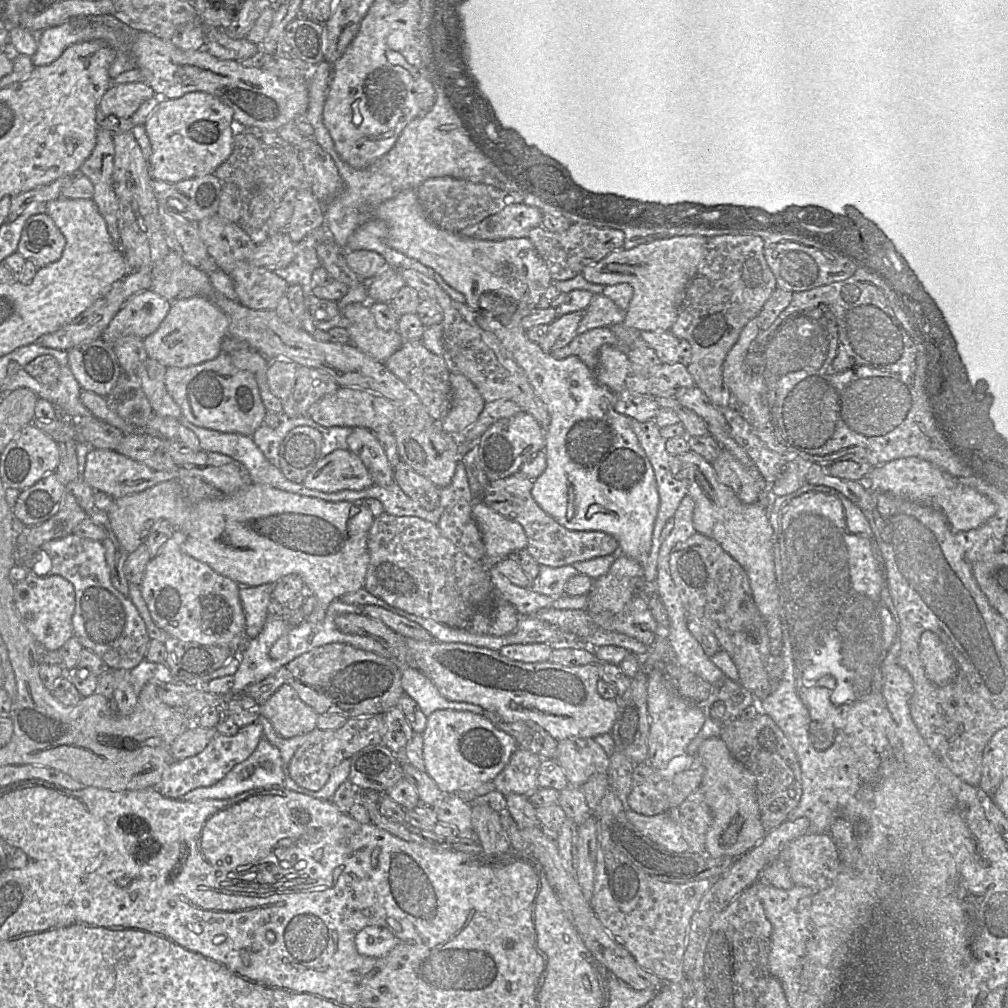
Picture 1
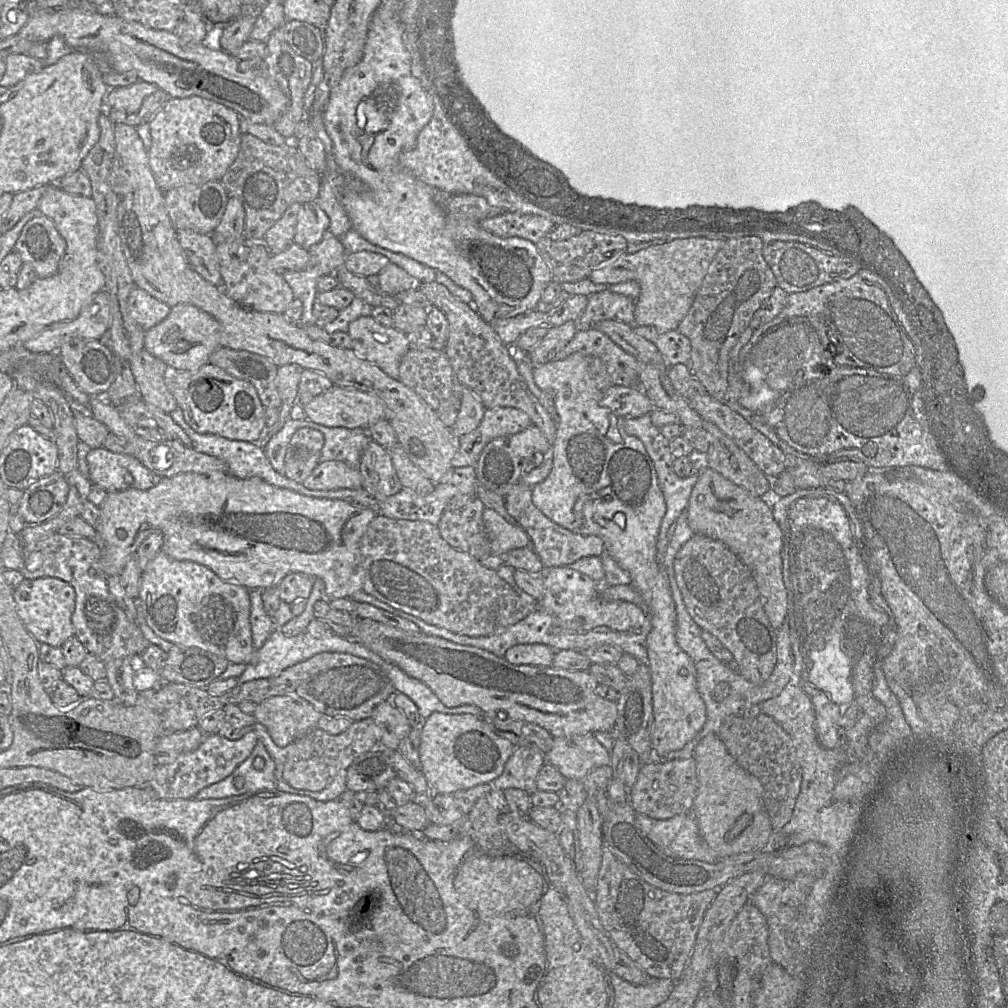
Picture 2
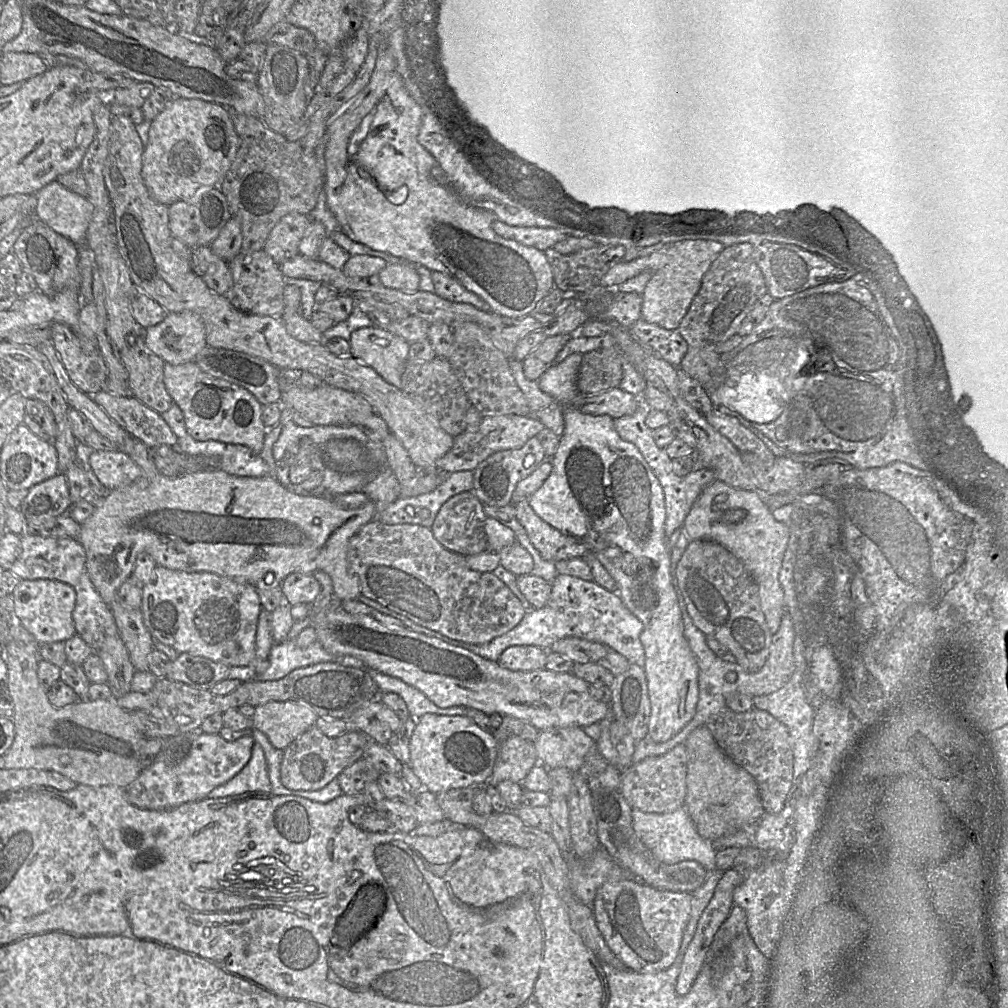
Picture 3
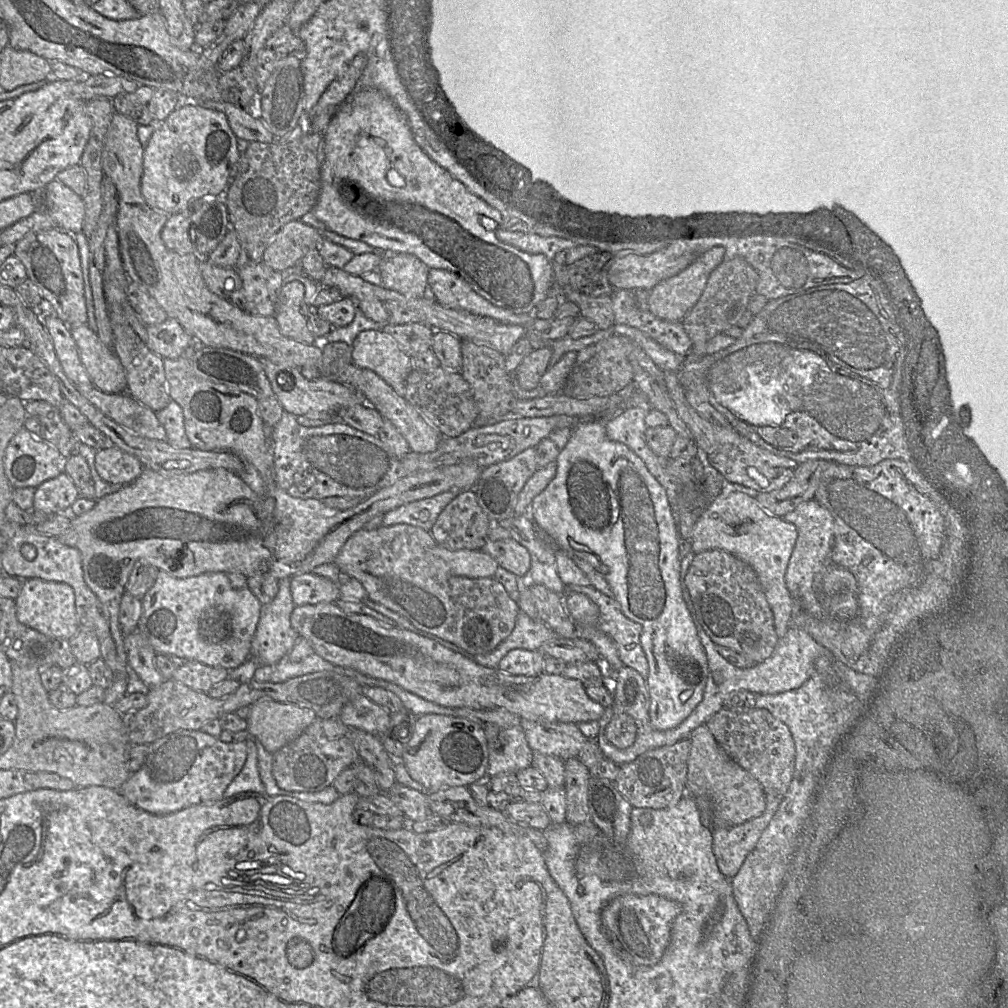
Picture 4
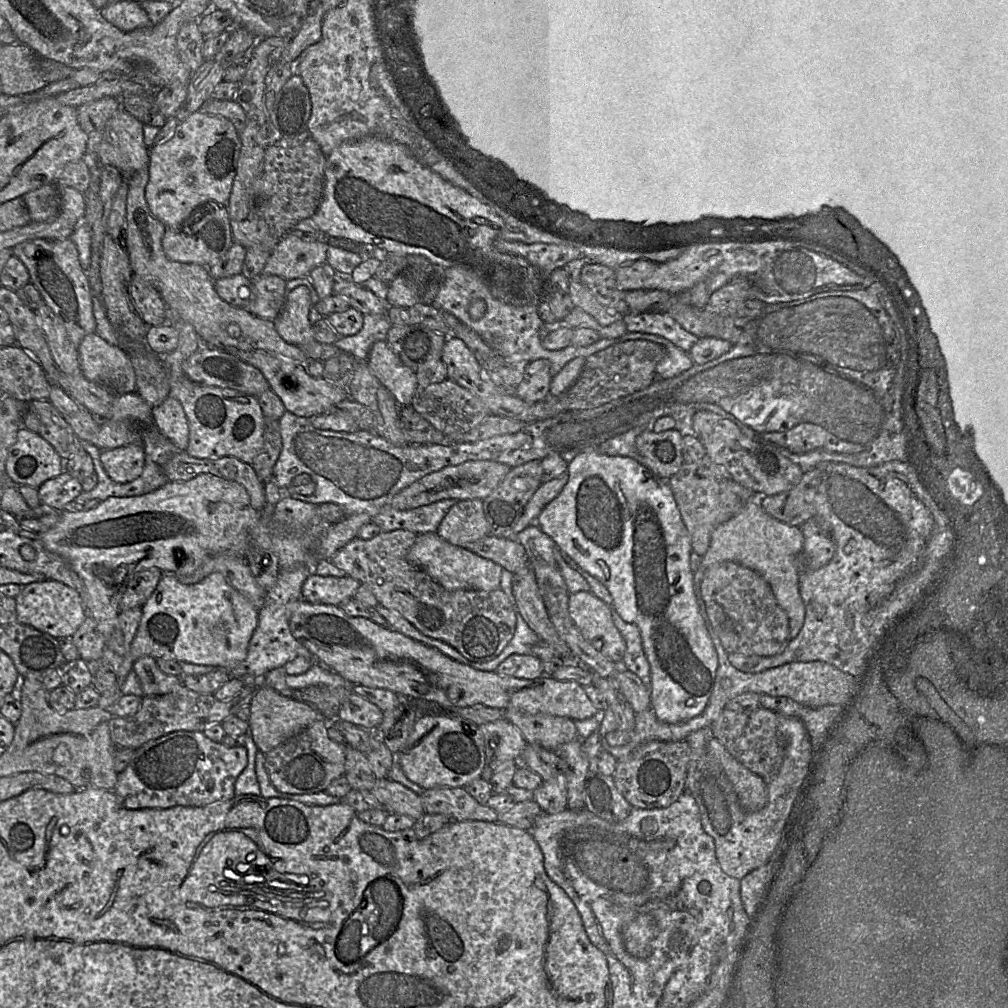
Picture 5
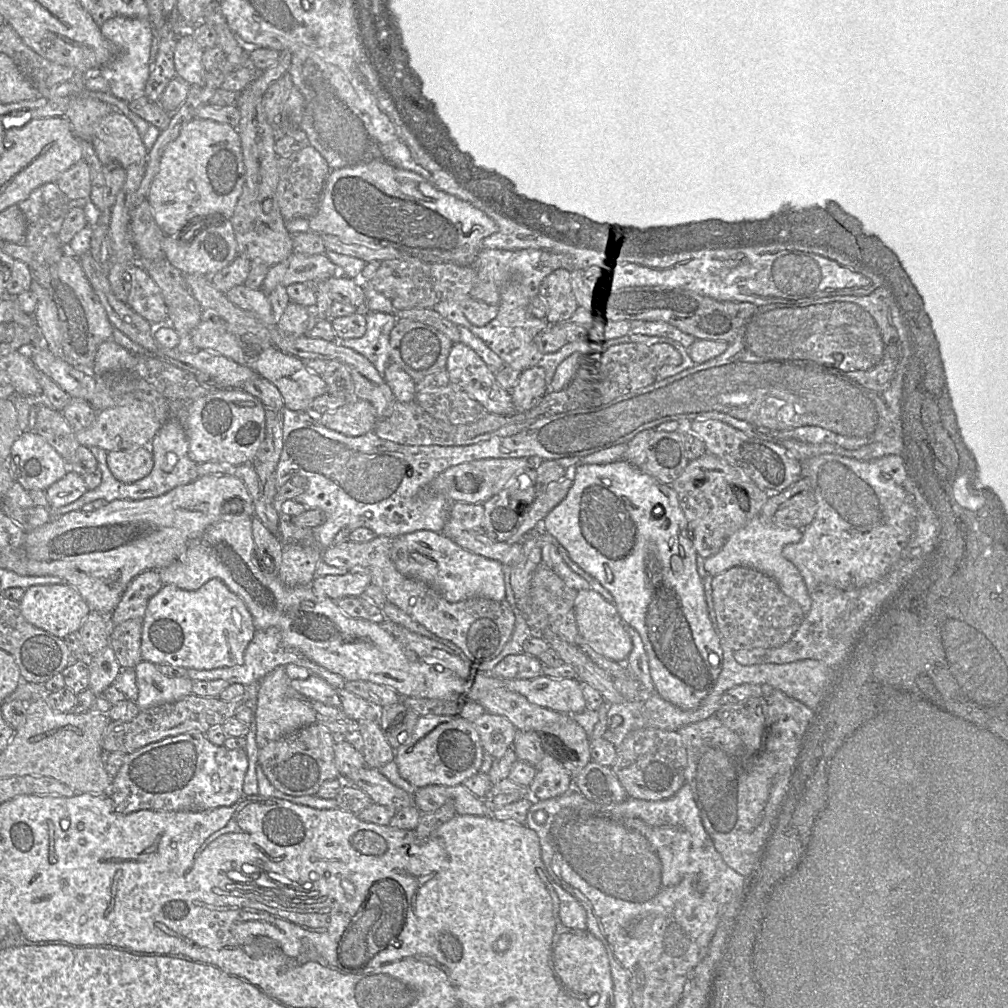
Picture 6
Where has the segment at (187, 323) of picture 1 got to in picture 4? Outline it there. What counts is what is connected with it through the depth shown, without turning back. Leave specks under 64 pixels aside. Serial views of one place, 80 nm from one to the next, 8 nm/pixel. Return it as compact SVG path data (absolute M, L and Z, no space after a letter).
M167 317L157 325L146 326L147 347L161 358L179 357L196 341L177 320Z

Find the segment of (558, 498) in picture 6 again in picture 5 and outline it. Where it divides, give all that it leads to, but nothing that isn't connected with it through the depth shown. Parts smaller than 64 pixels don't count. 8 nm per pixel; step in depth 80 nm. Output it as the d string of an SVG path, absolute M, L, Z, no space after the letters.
M565 473L564 475L540 484L525 506L521 518L513 528L514 537L529 525L536 523L536 519L540 512L548 503L560 494L567 481L568 475Z

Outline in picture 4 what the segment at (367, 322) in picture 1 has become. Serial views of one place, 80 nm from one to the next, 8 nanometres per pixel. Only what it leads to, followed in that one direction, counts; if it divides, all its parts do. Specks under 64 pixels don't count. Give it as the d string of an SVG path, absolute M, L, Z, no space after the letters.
M383 330L360 332L352 345L353 363L378 374L399 396L405 396L411 357Z

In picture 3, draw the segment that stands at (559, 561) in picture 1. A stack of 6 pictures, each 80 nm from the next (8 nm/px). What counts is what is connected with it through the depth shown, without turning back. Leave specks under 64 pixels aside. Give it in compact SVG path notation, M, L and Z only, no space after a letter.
M529 499L515 503L514 508L516 517L525 528L531 543L545 560L557 562L585 558L590 553L585 544L542 520L531 508Z

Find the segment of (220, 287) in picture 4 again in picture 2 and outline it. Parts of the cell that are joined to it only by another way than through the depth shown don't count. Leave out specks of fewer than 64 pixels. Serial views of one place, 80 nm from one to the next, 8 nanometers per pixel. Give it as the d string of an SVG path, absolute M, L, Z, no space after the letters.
M183 229L177 230L177 236L189 266L212 285L223 287L219 260L212 235Z

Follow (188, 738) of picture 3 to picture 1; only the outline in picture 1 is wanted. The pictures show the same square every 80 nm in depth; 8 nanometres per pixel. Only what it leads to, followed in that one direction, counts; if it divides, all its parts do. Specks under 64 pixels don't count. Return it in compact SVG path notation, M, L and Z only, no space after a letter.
M254 722L239 729L234 736L217 734L199 754L175 761L163 773L156 789L170 799L178 799L188 792L209 787L223 779L236 765L242 763L255 751L263 735L263 728Z

